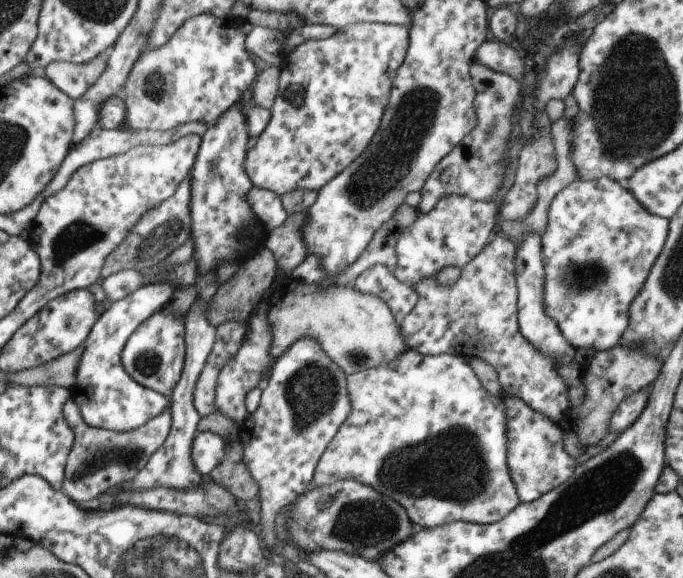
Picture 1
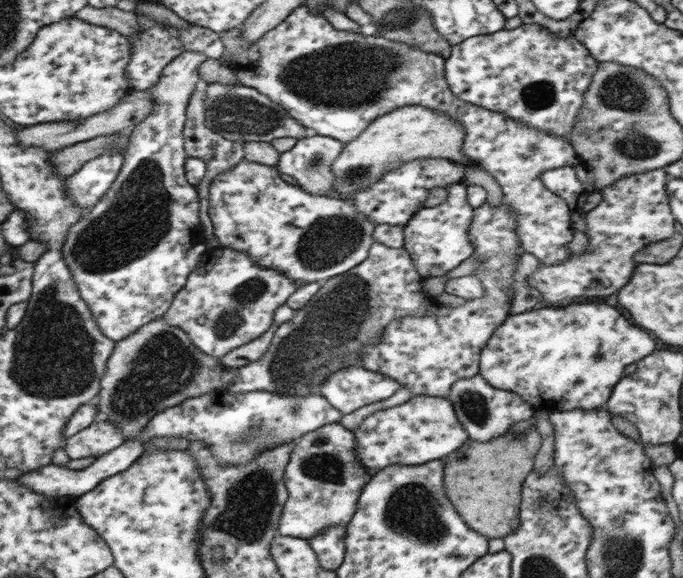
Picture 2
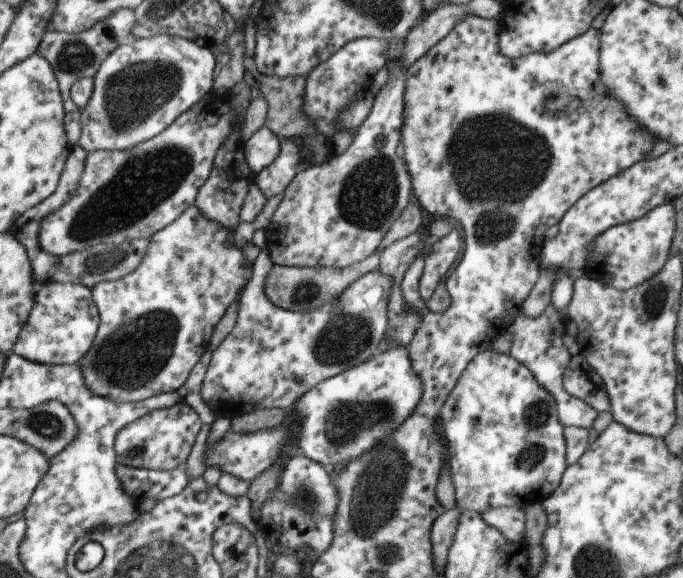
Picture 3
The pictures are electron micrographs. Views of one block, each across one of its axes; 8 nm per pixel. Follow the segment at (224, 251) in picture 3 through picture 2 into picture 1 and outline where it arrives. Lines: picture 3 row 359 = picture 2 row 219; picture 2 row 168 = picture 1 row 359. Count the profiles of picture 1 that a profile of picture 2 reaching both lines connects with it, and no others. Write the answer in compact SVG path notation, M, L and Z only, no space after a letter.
M171 300L135 327L120 352L123 370L137 384L167 398L179 380L184 363L184 321L169 310L169 302Z

